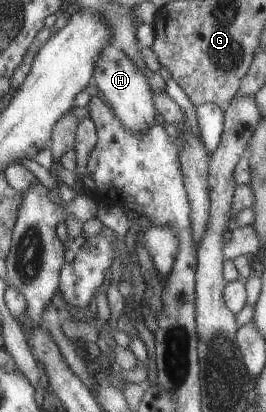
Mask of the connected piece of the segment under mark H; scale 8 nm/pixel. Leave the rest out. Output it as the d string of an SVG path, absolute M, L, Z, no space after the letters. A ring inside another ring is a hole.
M110 44L104 47L96 59L93 83L101 92L102 100L110 104L113 113L129 131L143 131L152 126L155 107L152 106L153 96L150 96L150 88L146 84L144 74L127 53L114 50L114 46Z

